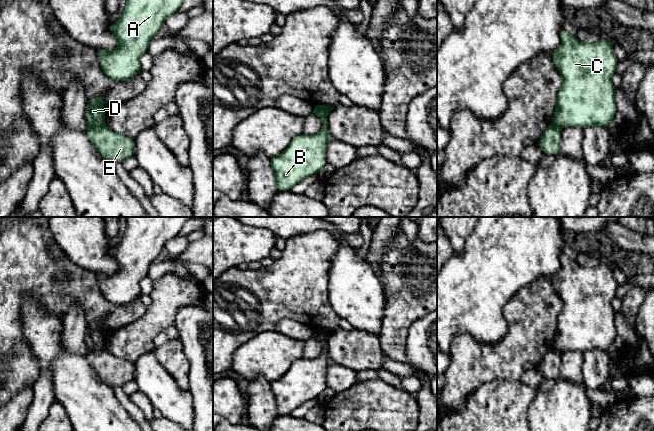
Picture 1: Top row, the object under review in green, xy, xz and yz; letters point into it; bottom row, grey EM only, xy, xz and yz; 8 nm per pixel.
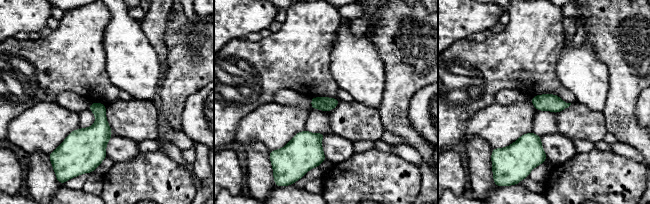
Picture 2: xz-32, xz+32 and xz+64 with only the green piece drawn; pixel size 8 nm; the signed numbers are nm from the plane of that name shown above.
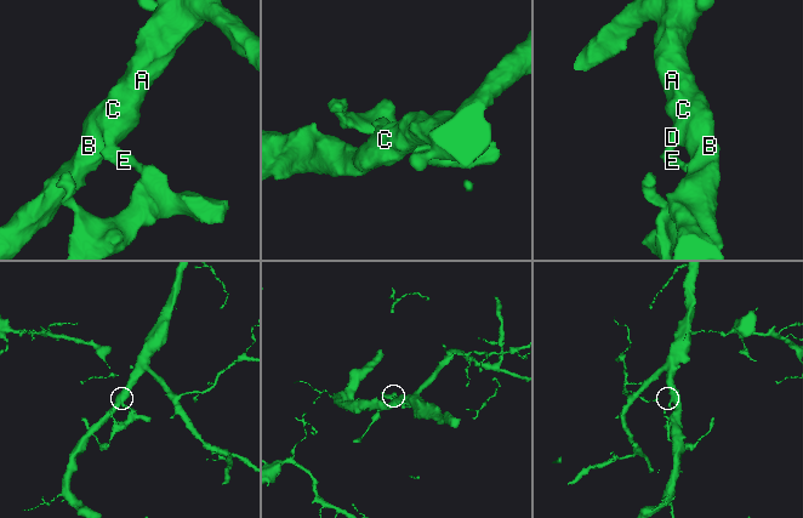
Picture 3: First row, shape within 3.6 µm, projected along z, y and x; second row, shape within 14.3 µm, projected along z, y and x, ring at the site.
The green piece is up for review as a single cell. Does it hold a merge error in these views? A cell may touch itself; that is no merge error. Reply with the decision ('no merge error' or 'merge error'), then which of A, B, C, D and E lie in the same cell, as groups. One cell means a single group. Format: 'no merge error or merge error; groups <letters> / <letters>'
merge error; groups A B C D / E

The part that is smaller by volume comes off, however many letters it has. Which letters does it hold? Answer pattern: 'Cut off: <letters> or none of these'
Cut off: E

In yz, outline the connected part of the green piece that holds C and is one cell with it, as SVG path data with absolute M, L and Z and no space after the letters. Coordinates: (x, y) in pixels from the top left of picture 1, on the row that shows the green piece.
M564 28L560 31L561 45L552 52L552 60L563 78L563 84L556 95L556 108L552 124L585 129L590 126L609 128L617 112L615 104L616 87L612 83L618 60L612 41L599 38L594 43L582 42L570 35Z

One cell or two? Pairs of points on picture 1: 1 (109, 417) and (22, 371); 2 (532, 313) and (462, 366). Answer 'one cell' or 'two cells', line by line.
1: two cells
2: one cell

